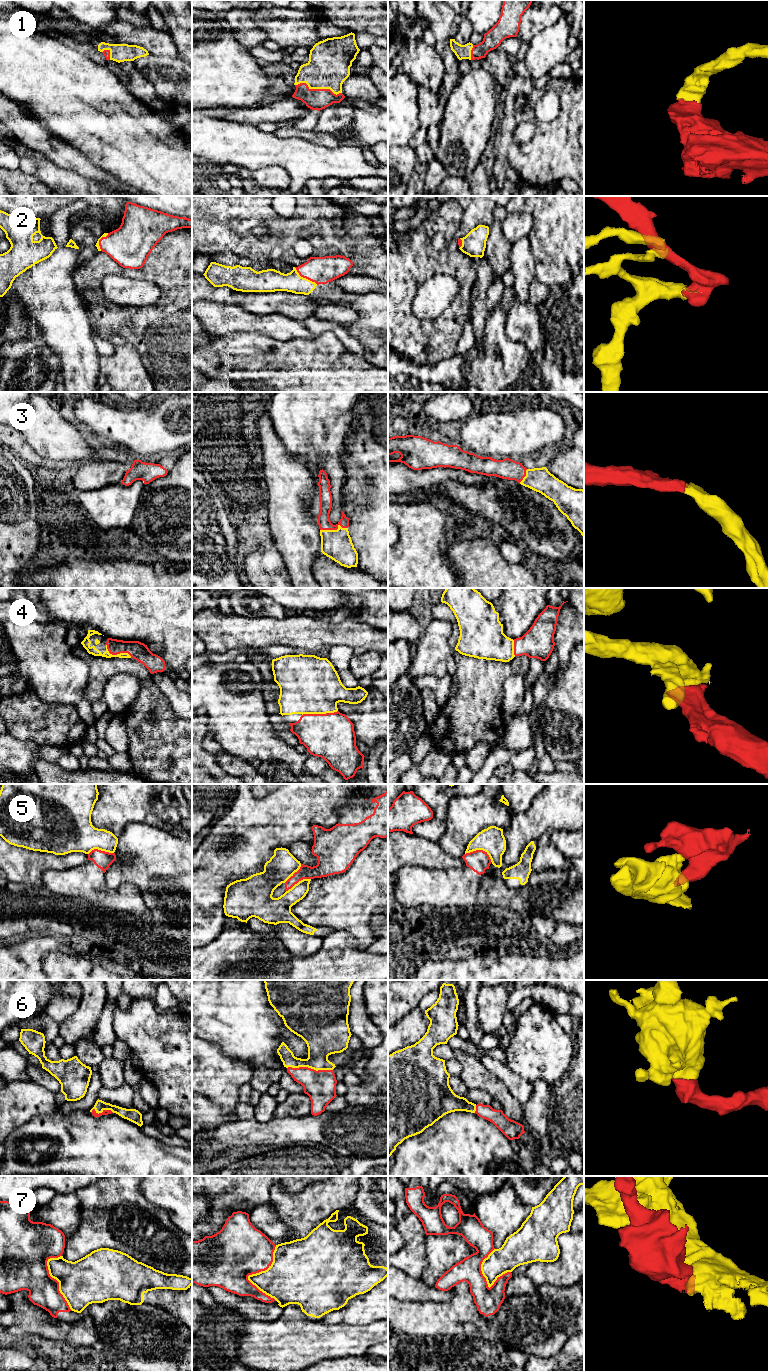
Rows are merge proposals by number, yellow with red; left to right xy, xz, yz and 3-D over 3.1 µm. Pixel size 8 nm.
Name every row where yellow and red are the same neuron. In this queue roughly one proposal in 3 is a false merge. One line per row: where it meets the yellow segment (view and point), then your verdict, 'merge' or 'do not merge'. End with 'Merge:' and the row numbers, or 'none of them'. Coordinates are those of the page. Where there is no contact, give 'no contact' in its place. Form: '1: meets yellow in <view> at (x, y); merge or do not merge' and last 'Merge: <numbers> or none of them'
1: meets yellow in xz at (318, 88); merge
2: meets yellow in xz at (305, 278); merge
3: meets yellow in xz at (334, 530); merge
4: meets yellow in xz at (319, 713); merge
5: meets yellow in yz at (480, 849); do not merge
6: meets yellow in xz at (310, 1067); merge
7: meets yellow in xz at (257, 1273); do not merge
Merge: 1, 2, 3, 4, 6

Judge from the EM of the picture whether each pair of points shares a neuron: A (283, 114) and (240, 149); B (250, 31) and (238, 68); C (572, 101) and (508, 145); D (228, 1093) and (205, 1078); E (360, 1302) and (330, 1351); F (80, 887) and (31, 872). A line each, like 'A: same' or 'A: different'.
A: different
B: different
C: same
D: same
E: different
F: different

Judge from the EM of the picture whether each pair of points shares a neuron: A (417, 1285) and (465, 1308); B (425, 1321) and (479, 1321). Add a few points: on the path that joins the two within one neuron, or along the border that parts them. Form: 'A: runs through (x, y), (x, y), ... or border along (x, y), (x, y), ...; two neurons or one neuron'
A: border along (454, 1293), (450, 1299), (445, 1301), (425, 1302); two neurons
B: runs through (438, 1321), (466, 1321); one neuron

